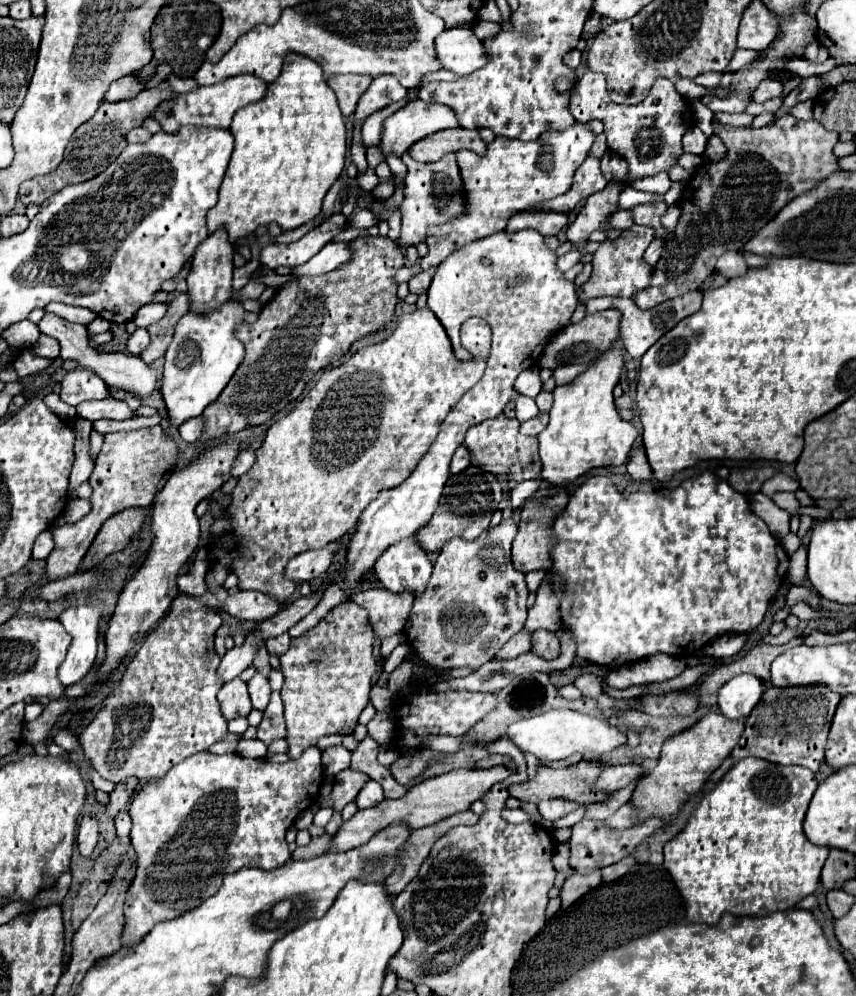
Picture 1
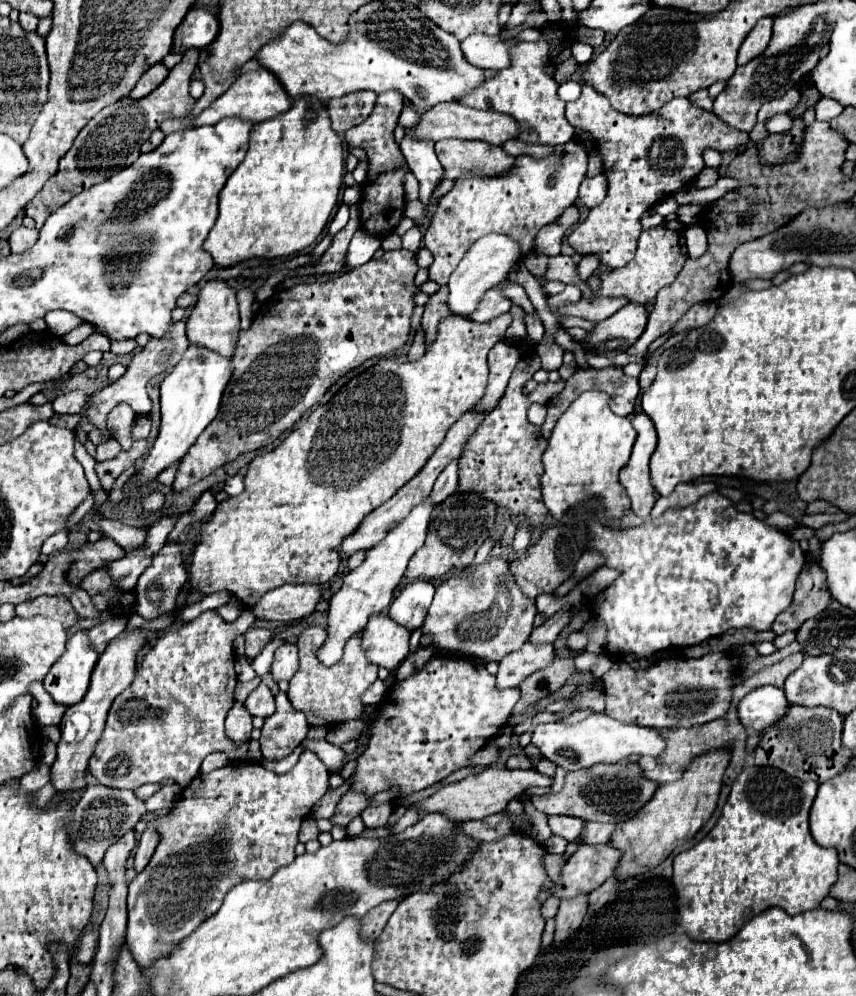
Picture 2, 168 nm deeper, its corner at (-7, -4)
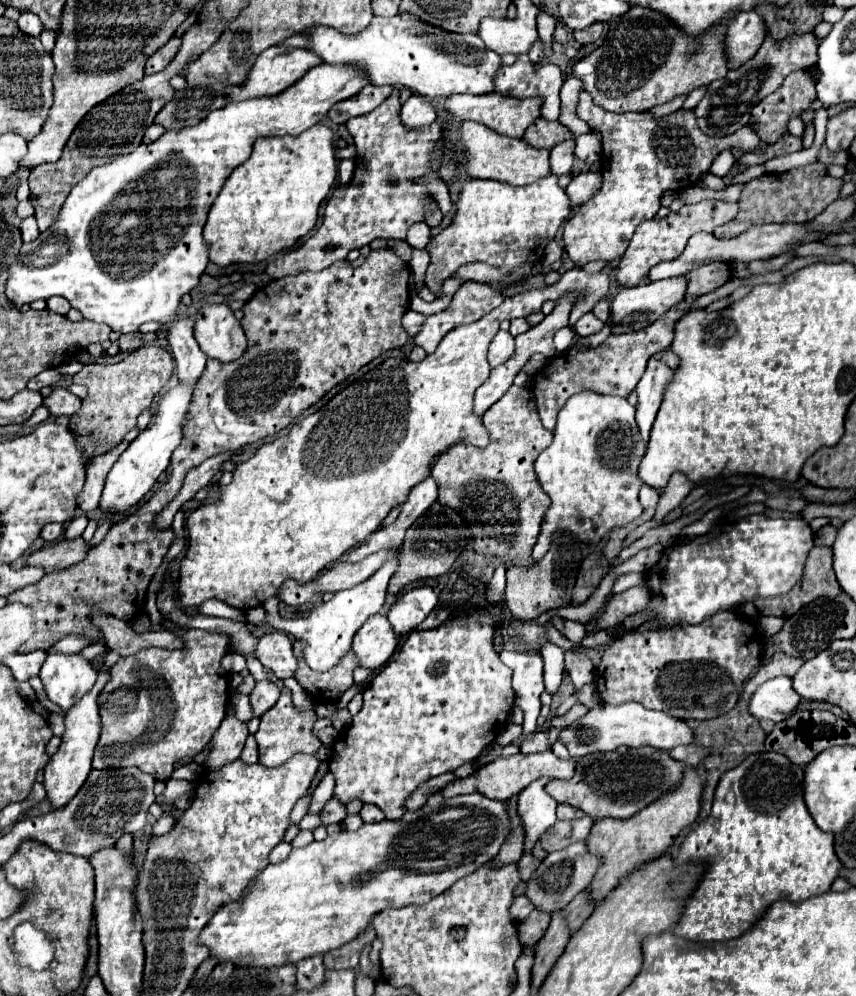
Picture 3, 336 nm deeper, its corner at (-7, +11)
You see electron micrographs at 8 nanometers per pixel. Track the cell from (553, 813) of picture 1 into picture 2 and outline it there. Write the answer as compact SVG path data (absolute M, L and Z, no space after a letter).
M551 815L549 817L551 831L567 841L575 839L583 831L583 825L585 825L583 819L575 819L575 817L567 817L567 815Z

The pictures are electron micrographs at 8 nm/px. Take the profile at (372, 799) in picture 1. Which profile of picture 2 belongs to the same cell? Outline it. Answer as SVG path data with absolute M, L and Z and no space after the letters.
M379 803L379 805L369 805L361 813L361 819L367 827L385 827L389 821L389 815L393 811L391 803Z

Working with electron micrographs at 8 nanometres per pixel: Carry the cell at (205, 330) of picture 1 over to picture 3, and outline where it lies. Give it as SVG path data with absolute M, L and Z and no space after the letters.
M175 382L163 394L163 398L159 400L159 406L157 406L153 426L147 426L129 444L129 448L119 456L119 460L109 470L109 474L105 478L105 488L103 488L103 494L101 494L101 500L99 500L99 510L103 514L117 514L117 512L129 510L131 506L139 504L143 500L143 496L155 486L159 474L169 466L173 450L181 442L181 436L183 436L183 426L181 424L183 424L183 418L187 414L193 390L195 390L195 386Z

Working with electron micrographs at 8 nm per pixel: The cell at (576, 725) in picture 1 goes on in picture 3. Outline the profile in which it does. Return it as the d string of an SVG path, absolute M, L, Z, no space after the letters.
M623 702L619 706L611 704L597 704L591 708L581 720L571 724L559 734L559 740L567 746L571 758L581 758L593 752L607 752L617 750L619 746L639 748L639 746L653 746L661 750L671 750L681 744L691 744L695 738L693 730L687 726L687 722L673 718L659 710L647 710L639 702Z

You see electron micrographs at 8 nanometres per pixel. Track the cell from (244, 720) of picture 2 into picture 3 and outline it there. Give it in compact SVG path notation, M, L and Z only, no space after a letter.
M233 714L227 716L211 738L213 746L209 748L209 758L205 760L203 768L209 766L209 770L215 772L215 770L221 770L223 764L237 760L245 746L247 736L249 736L247 724L239 722Z

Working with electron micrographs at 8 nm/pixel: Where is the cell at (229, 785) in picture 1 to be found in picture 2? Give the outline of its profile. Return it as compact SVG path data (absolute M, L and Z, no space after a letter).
M303 751L297 765L285 775L275 775L261 763L231 761L225 767L199 773L183 789L183 797L175 801L167 815L149 819L147 829L159 833L159 845L149 865L131 881L127 897L127 947L137 965L147 967L147 963L153 963L159 955L165 955L175 947L179 939L221 907L227 891L237 883L245 879L267 879L279 867L291 865L295 861L299 827L327 789L329 771L313 751Z

